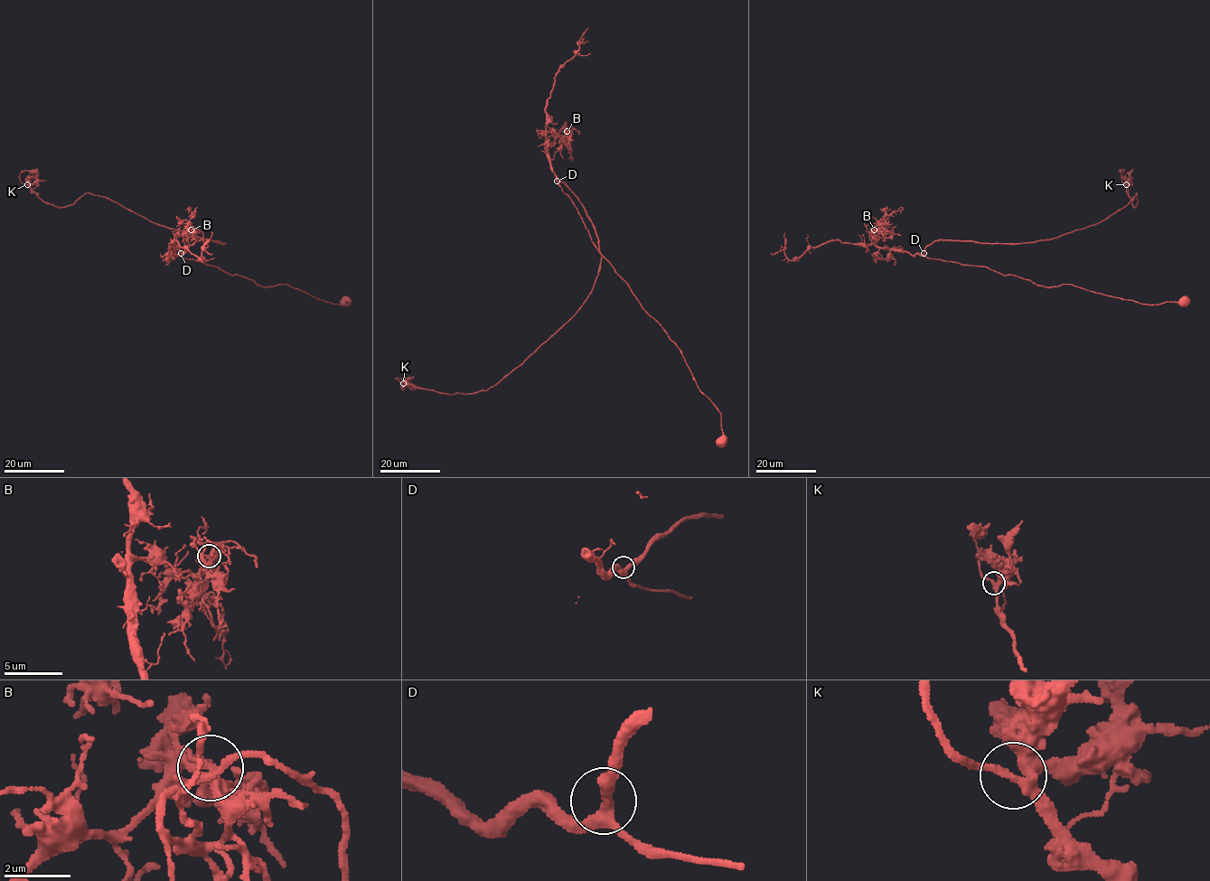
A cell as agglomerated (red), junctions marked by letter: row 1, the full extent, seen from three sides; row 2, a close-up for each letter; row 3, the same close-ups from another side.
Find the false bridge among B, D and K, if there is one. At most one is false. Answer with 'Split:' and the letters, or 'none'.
Split: B

